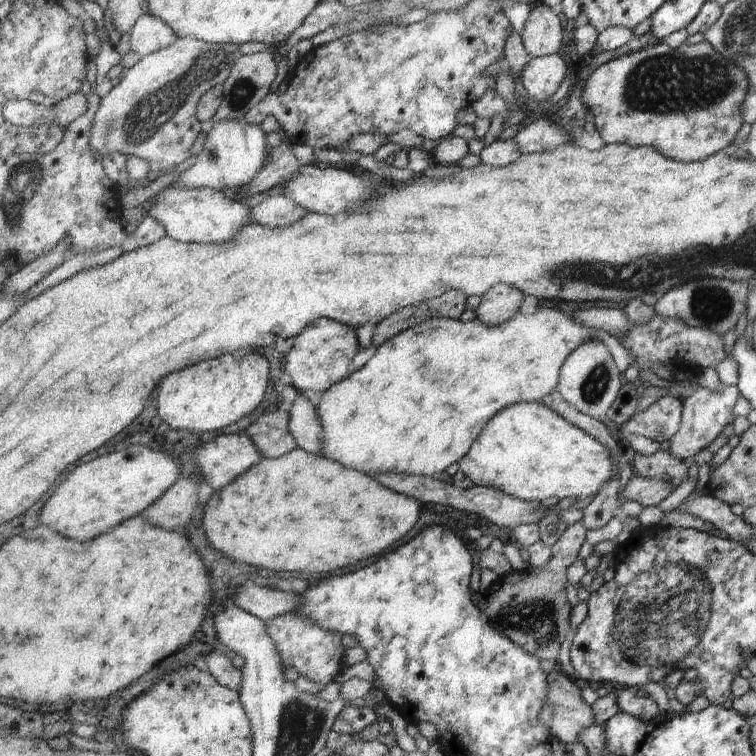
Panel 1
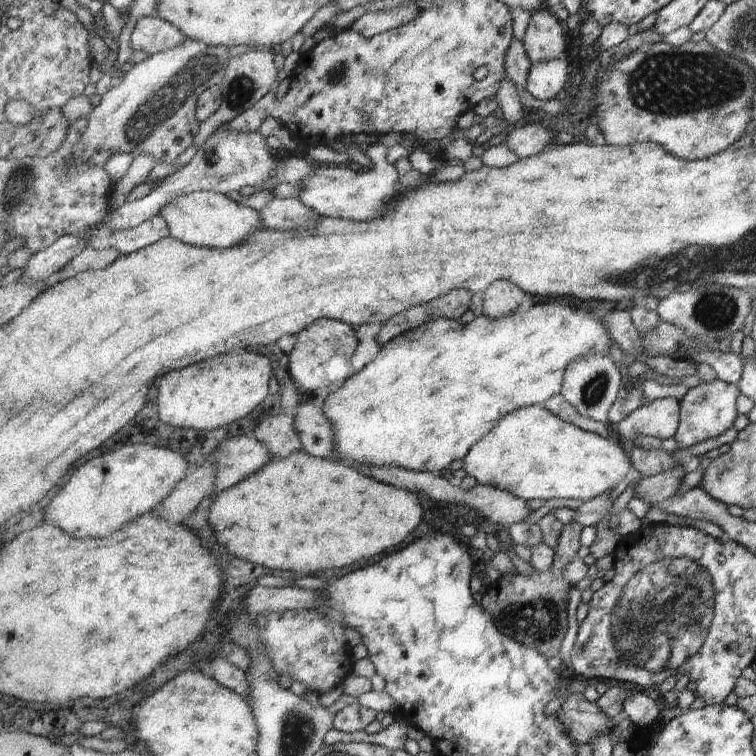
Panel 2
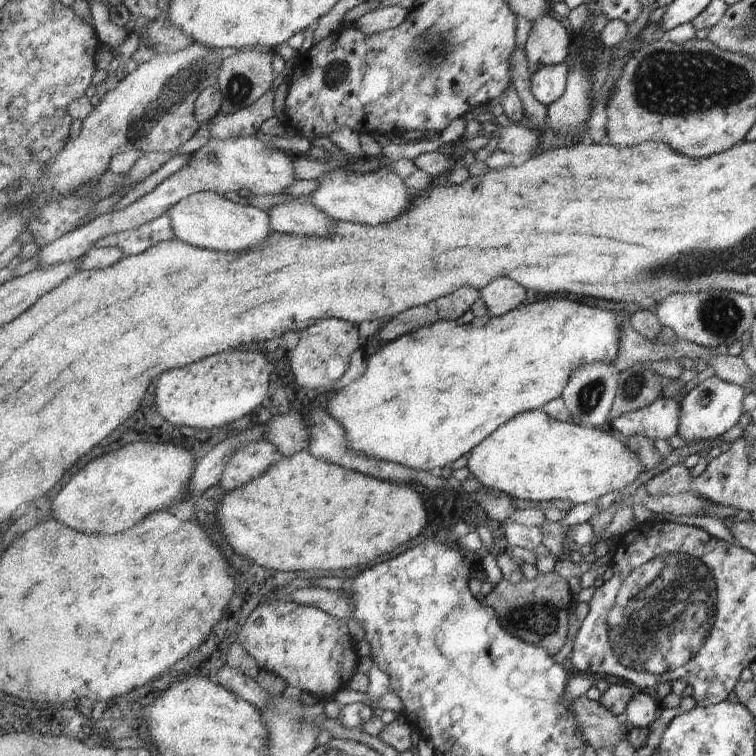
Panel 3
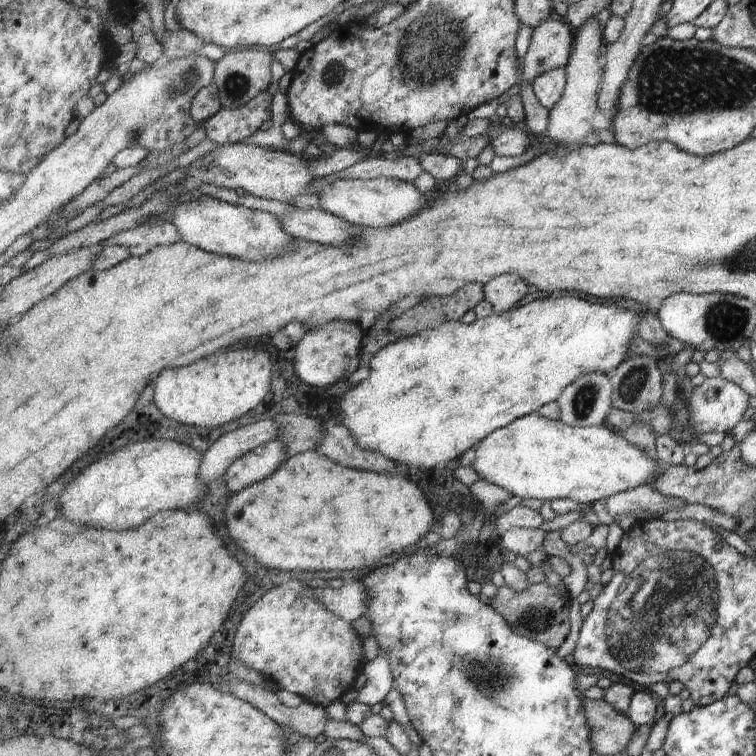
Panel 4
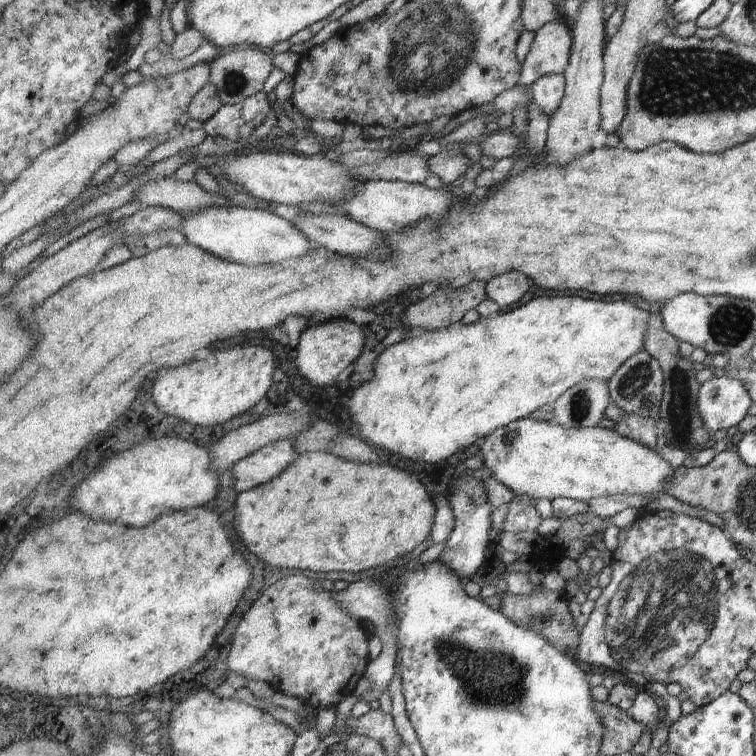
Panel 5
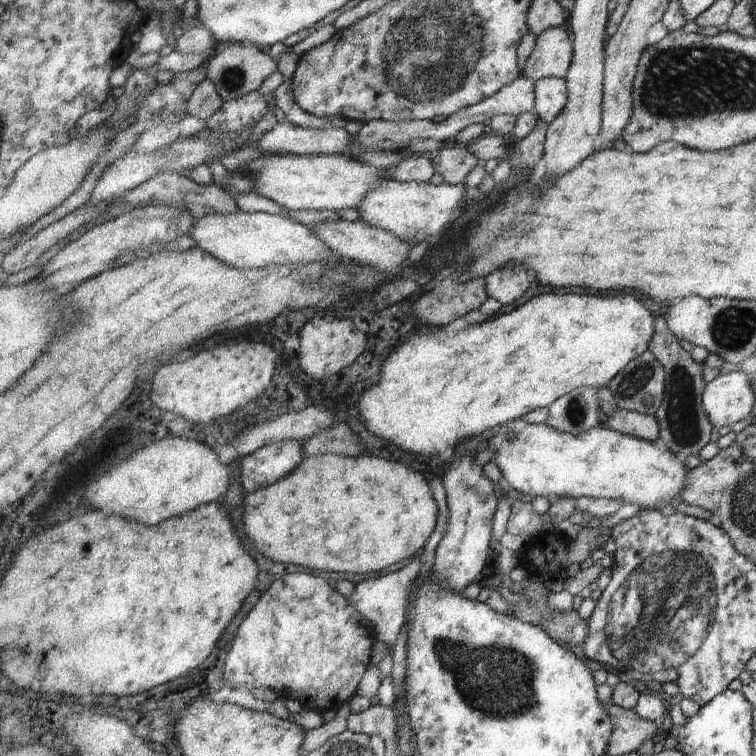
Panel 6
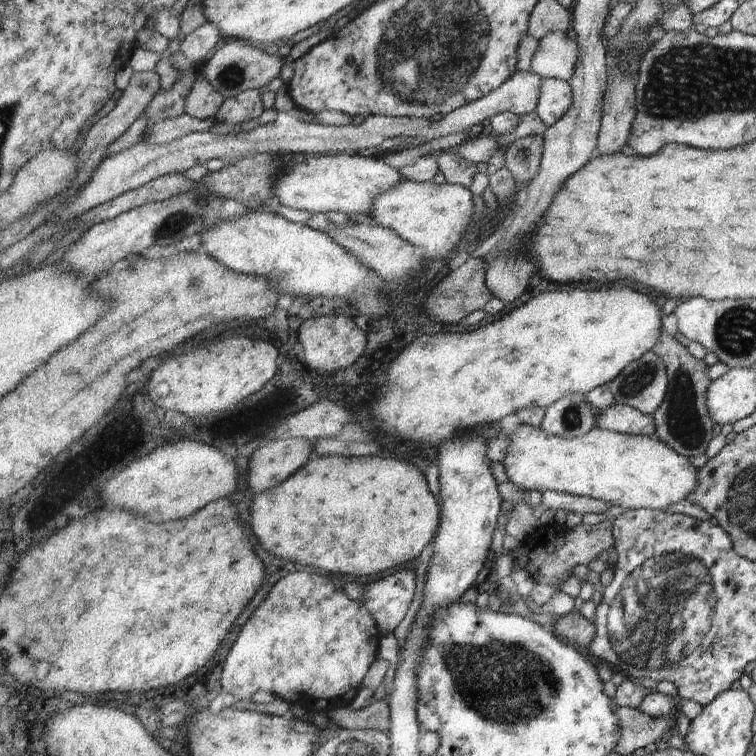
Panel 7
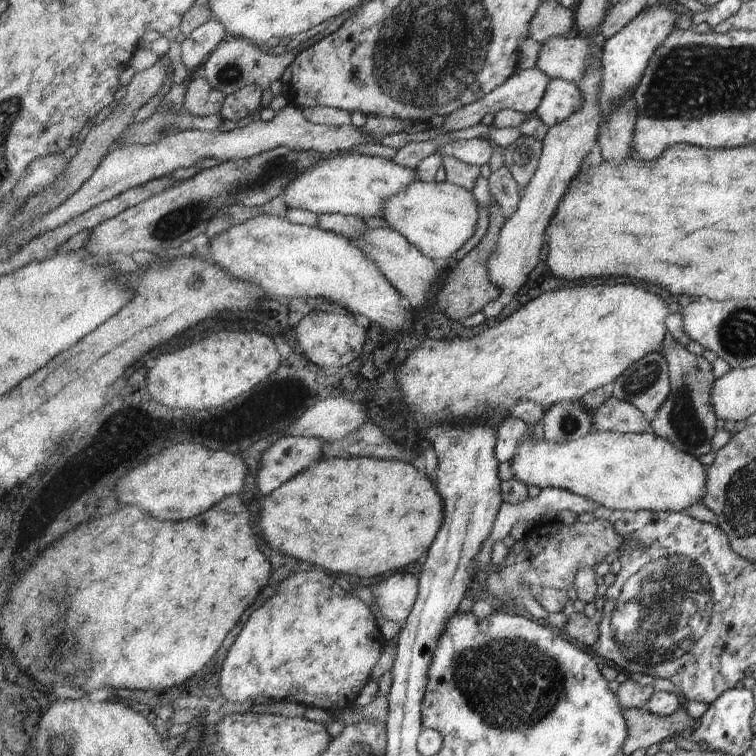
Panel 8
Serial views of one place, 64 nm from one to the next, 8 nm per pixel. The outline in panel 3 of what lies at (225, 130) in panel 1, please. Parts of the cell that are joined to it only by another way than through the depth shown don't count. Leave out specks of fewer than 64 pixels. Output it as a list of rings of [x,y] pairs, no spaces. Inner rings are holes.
[[[256,135],[213,139],[191,156],[191,160],[181,170],[163,180],[149,194],[137,199],[124,209],[117,209],[95,217],[84,227],[64,234],[58,241],[44,246],[36,255],[38,265],[35,269],[52,267],[61,263],[77,261],[100,238],[139,228],[149,221],[167,214],[167,211],[184,198],[201,191],[218,192],[220,195],[237,193],[243,188],[252,194],[281,194],[287,186],[298,180],[294,173],[294,159],[285,156],[283,151],[259,140]]]

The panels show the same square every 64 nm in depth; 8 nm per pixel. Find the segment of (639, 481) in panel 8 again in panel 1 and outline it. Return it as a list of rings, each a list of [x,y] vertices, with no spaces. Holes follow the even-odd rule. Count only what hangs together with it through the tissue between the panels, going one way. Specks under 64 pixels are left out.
[[[542,402],[519,403],[495,414],[484,426],[470,453],[458,463],[459,469],[479,487],[493,487],[502,493],[527,502],[543,502],[547,498],[583,499],[597,494],[613,476],[615,464],[607,448],[577,426],[569,423]]]

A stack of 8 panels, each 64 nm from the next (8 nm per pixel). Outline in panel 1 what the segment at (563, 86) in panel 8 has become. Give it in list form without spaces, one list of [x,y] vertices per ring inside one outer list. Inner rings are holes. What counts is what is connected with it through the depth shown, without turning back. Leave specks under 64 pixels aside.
[[[554,54],[548,57],[532,57],[524,66],[520,81],[528,96],[541,103],[549,100],[563,86],[566,76],[565,59]]]

